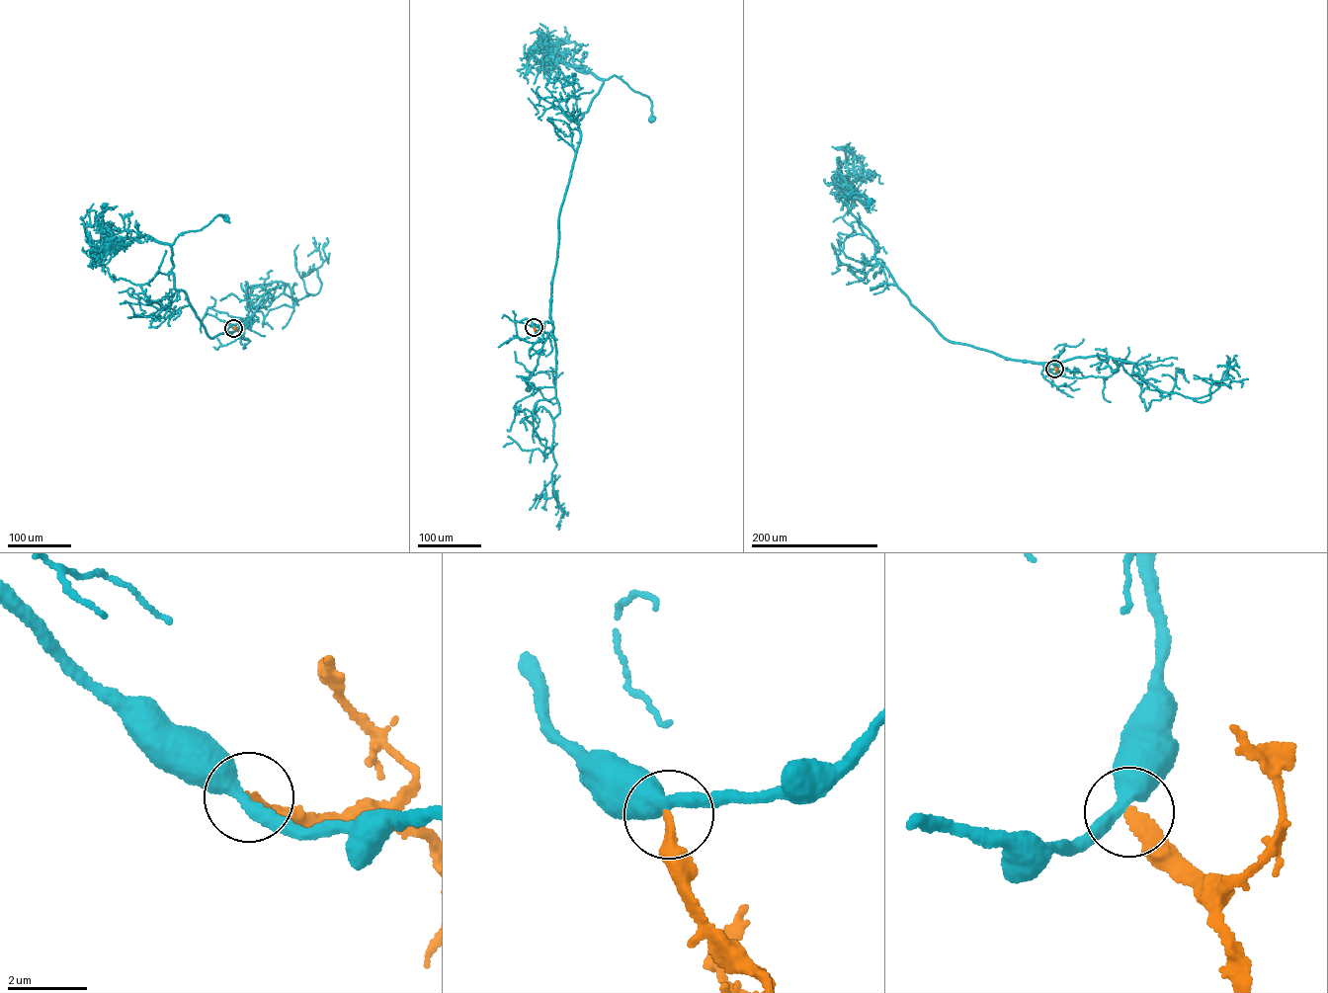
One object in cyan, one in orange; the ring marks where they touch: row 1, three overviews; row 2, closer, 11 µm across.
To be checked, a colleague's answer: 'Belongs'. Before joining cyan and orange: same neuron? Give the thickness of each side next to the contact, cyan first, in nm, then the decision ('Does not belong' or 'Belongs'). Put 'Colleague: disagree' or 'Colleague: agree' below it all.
Thickness 400 nm (cyan) against 280 nm. Does not belong
Colleague: disagree

